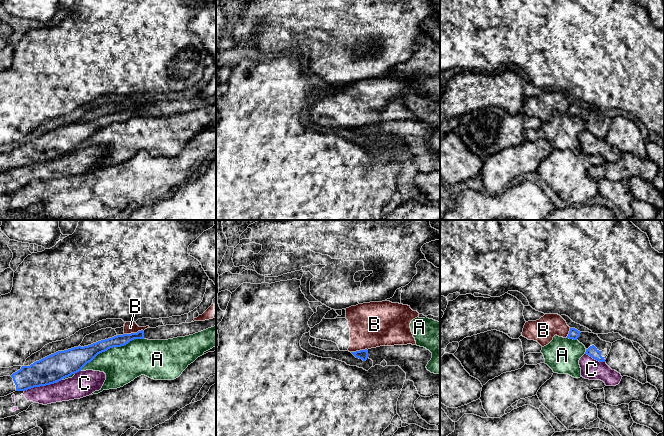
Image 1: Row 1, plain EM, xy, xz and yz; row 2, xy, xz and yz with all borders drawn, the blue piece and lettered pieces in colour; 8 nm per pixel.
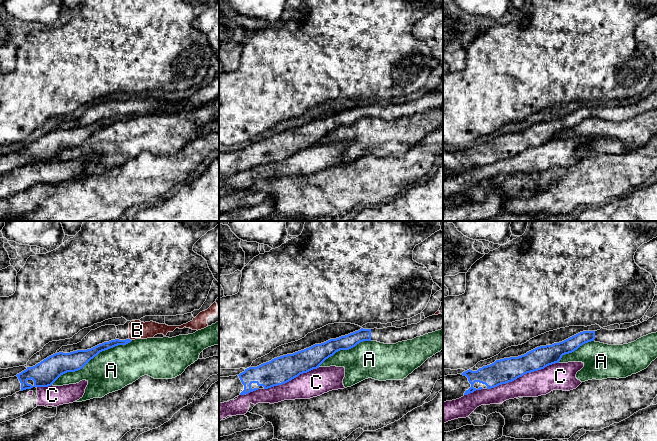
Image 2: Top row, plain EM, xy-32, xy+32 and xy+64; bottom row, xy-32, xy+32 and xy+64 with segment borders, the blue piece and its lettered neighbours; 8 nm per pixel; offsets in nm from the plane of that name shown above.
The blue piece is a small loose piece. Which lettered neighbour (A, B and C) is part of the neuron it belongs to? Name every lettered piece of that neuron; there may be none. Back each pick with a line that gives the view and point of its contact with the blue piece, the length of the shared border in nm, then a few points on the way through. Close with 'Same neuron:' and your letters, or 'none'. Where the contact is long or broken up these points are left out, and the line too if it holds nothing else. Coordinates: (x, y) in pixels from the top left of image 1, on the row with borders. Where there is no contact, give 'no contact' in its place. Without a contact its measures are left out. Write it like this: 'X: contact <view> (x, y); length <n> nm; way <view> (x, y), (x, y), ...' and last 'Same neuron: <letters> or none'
Same neuron: none

